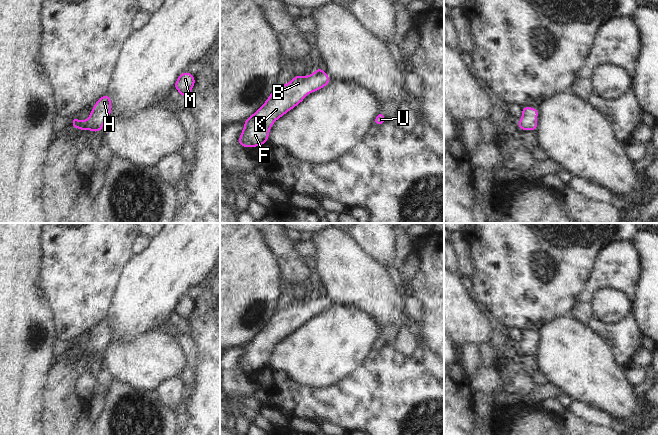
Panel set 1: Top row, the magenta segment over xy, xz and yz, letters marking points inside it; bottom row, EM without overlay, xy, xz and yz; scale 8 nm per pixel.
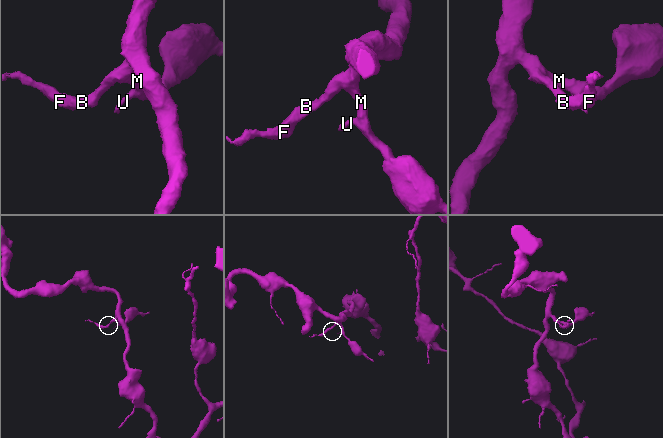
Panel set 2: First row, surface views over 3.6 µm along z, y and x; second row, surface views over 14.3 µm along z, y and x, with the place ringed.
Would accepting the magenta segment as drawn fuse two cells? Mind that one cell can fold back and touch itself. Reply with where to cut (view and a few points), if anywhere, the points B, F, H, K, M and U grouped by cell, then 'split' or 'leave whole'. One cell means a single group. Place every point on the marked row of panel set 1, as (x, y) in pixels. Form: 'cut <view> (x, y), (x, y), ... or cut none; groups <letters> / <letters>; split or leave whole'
cut none; groups B F H K M U; leave whole

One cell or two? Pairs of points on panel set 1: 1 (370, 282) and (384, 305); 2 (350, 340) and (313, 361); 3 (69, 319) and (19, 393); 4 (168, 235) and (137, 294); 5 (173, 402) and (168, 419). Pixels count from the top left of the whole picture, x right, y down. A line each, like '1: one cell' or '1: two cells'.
1: one cell
2: one cell
3: two cells
4: one cell
5: two cells

